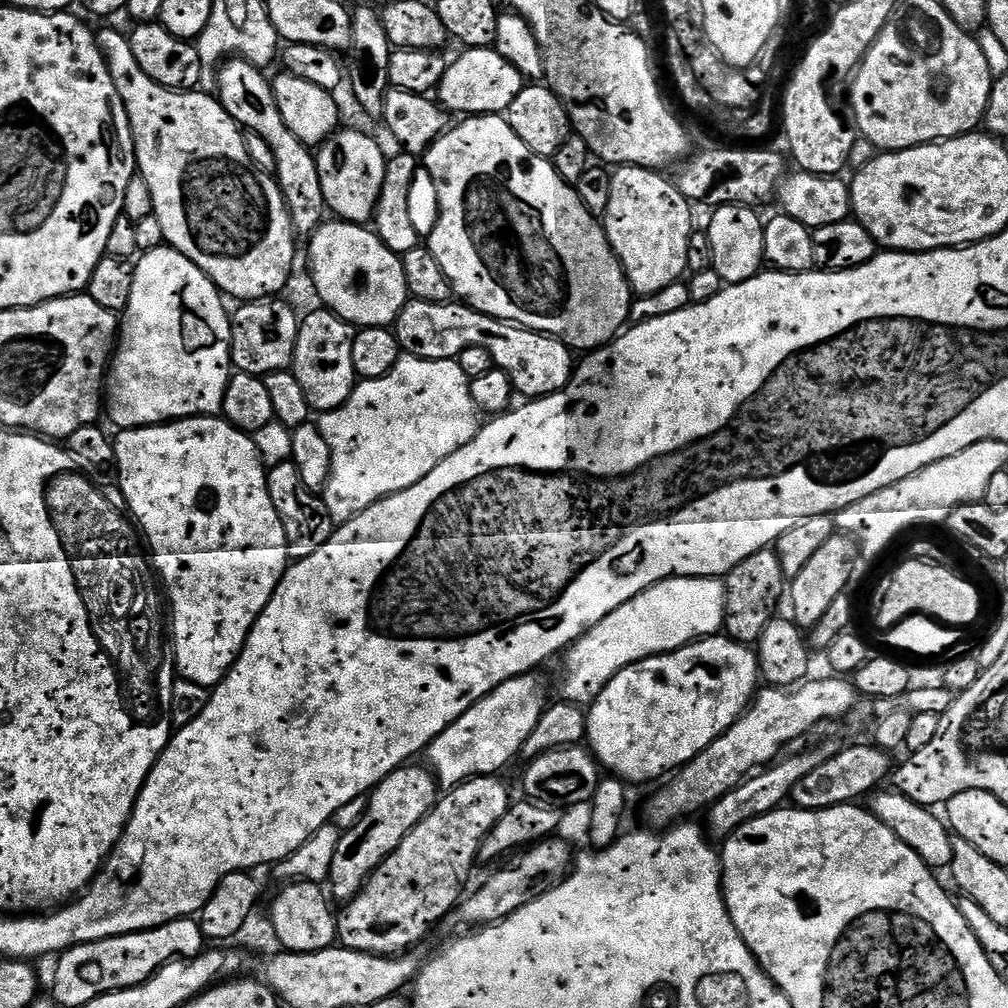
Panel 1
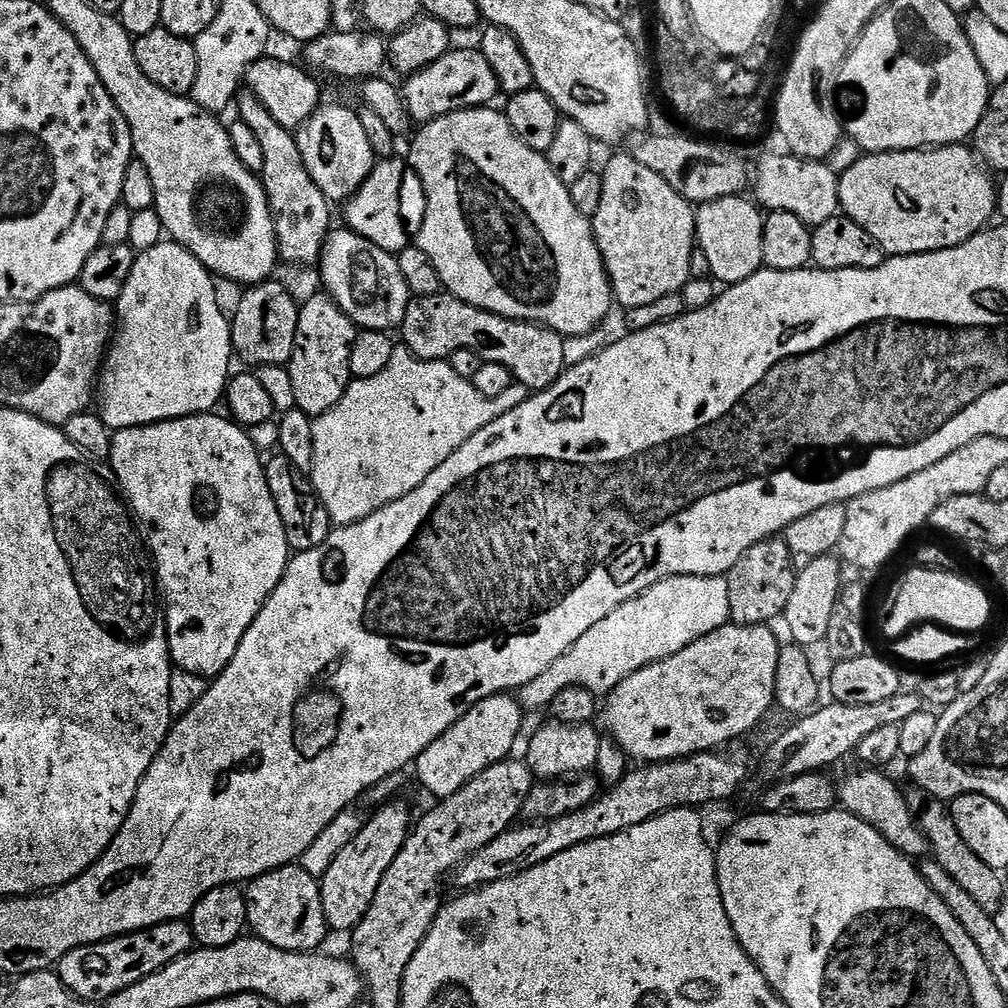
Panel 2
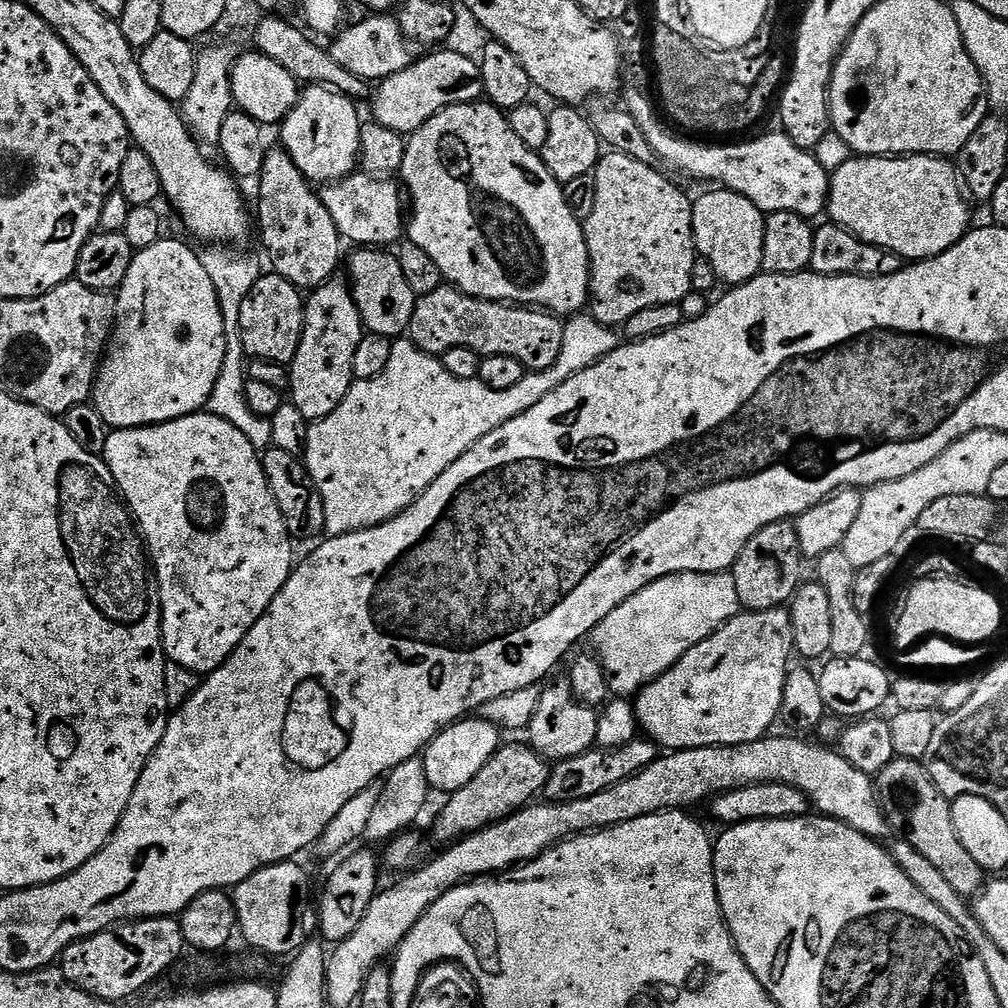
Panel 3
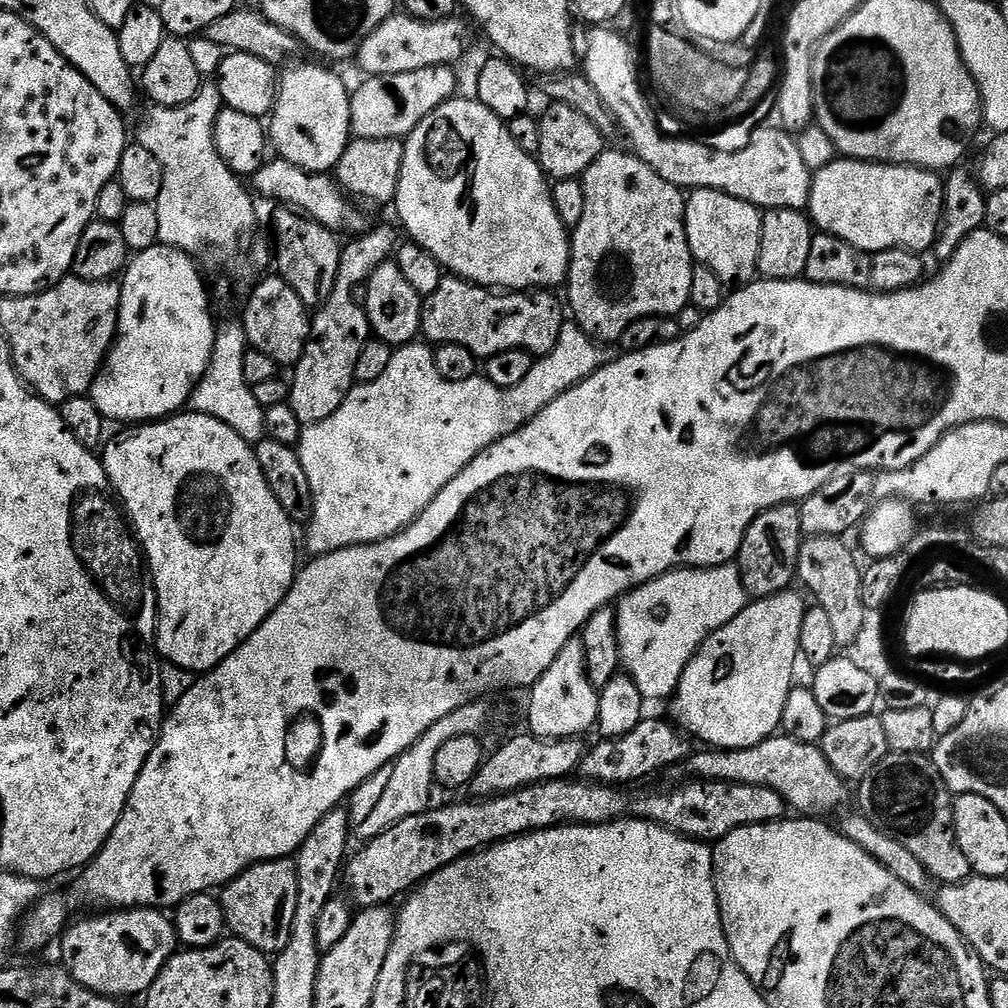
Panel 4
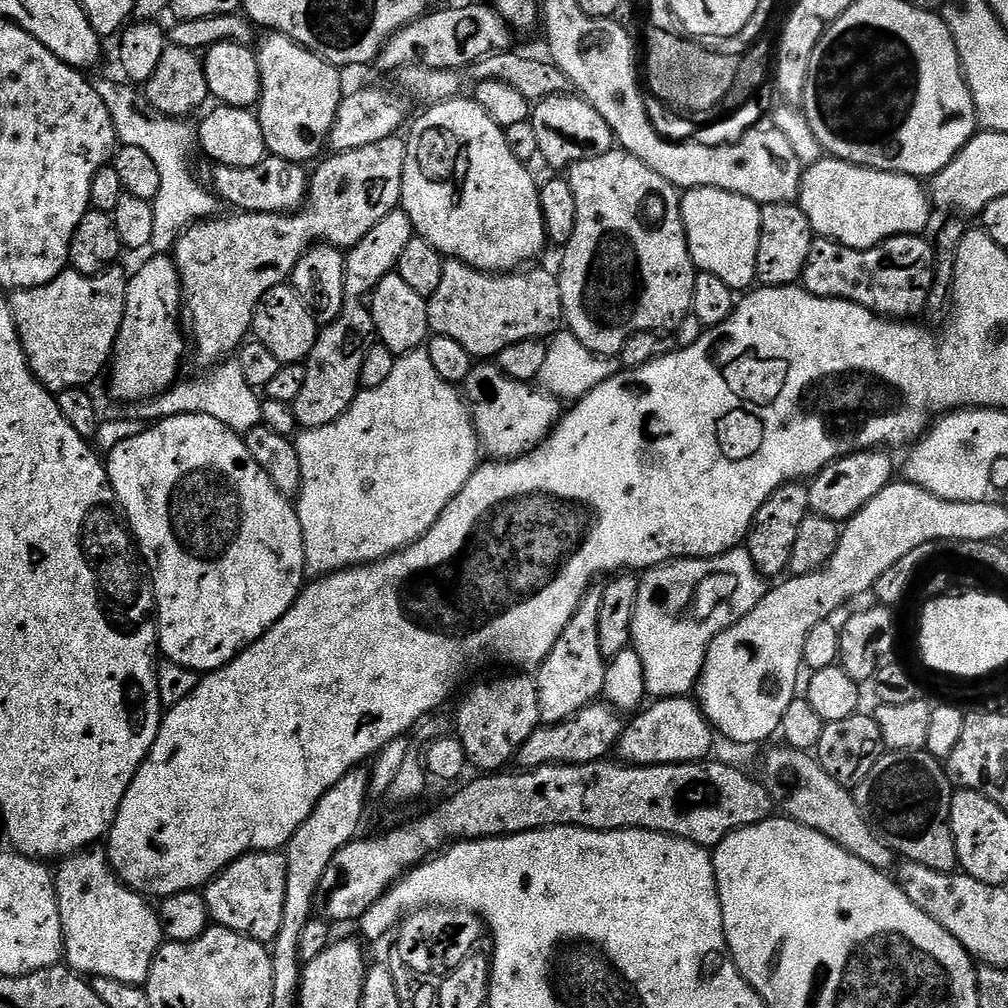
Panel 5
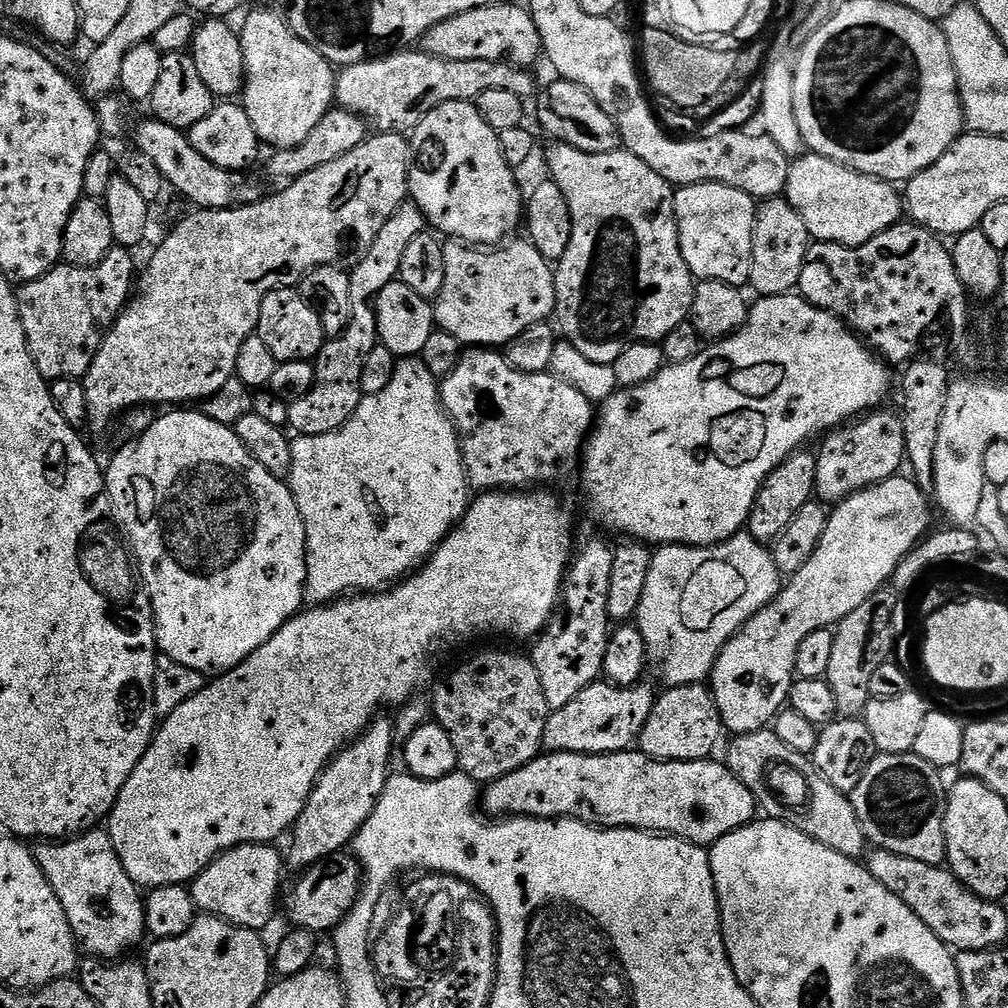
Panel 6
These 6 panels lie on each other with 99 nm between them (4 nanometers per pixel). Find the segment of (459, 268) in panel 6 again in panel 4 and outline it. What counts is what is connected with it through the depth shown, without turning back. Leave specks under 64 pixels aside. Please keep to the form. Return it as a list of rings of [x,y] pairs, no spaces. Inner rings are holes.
[[[451,274],[445,275],[442,286],[423,301],[420,309],[420,330],[429,345],[466,346],[478,358],[502,354],[502,350],[522,350],[542,357],[554,350],[565,322],[561,297],[559,300],[551,291],[536,290],[529,294],[508,290],[501,294]]]

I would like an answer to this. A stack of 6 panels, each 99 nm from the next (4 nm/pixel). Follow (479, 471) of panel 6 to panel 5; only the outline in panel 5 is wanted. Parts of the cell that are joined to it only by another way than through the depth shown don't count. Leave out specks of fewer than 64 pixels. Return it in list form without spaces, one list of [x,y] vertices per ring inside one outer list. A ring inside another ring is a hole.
[[[480,362],[473,367],[472,372],[462,385],[463,395],[472,414],[472,421],[476,427],[476,436],[480,440],[480,447],[485,453],[488,452],[493,461],[516,460],[532,452],[543,440],[547,440],[552,429],[556,427],[562,415],[561,401],[557,400],[551,392],[537,390],[532,384],[523,384],[517,380],[504,376],[502,370],[495,363]]]

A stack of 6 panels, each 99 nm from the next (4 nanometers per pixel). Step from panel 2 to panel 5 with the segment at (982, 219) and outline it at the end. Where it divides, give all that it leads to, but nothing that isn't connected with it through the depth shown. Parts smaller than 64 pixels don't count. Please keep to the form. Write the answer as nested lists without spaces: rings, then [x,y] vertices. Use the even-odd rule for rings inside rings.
[[[821,158],[817,164],[809,164],[800,177],[800,209],[810,218],[810,226],[817,237],[836,240],[851,248],[873,248],[891,236],[914,236],[923,233],[924,227],[932,220],[934,205],[930,192],[914,176],[903,176],[897,172],[879,172],[873,168],[864,168],[860,164],[851,164],[848,160]]]

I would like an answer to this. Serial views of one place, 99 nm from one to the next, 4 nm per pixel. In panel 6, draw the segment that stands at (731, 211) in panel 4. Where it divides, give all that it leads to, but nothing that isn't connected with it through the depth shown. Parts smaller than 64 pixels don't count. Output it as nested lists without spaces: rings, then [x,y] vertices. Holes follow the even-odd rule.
[[[685,184],[675,189],[678,242],[682,258],[697,281],[713,280],[723,284],[744,286],[750,278],[750,262],[754,250],[754,226],[757,201],[750,194],[725,184]]]

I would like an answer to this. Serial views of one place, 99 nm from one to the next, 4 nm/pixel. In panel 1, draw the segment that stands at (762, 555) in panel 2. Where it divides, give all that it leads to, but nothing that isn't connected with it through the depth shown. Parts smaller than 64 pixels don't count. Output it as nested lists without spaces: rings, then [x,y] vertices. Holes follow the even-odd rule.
[[[759,548],[750,558],[742,558],[734,570],[730,570],[722,580],[724,586],[724,626],[723,631],[732,640],[749,646],[760,639],[762,630],[777,615],[776,607],[786,596],[786,581],[782,574],[782,562],[771,548]]]

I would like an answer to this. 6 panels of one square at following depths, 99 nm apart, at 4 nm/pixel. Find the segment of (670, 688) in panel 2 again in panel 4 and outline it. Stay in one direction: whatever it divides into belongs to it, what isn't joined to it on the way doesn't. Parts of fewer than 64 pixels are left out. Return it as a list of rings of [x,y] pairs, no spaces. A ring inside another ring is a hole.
[[[796,590],[779,592],[770,598],[752,600],[726,626],[714,630],[690,658],[676,692],[670,697],[672,716],[677,728],[689,737],[697,736],[708,748],[749,748],[769,736],[777,735],[782,722],[782,706],[794,687],[792,671],[800,656],[800,635],[806,603]]]

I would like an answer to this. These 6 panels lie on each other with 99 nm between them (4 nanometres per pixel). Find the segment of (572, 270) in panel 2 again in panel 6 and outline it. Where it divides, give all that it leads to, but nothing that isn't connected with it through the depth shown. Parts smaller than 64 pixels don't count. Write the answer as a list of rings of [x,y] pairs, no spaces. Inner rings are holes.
[[[466,100],[446,102],[430,110],[430,114],[426,114],[426,118],[422,118],[422,122],[411,133],[410,143],[414,163],[408,175],[408,195],[411,203],[420,207],[425,221],[437,233],[469,246],[496,246],[507,241],[519,224],[521,227],[526,216],[525,193],[520,193],[517,173],[506,162],[506,158],[502,158],[499,135],[488,125],[486,118],[482,118],[475,103]]]

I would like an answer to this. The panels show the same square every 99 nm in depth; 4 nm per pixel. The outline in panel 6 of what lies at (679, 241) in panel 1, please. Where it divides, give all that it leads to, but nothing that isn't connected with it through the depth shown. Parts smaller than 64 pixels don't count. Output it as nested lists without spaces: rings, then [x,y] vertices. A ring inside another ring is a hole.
[[[552,142],[549,145],[547,175],[556,183],[558,190],[562,190],[562,194],[566,194],[566,206],[570,206],[570,218],[572,219],[570,246],[566,246],[566,254],[562,254],[562,258],[554,268],[556,274],[556,311],[554,316],[557,321],[560,319],[558,328],[563,339],[578,346],[578,350],[582,350],[582,354],[586,354],[586,358],[590,358],[590,362],[612,365],[618,358],[618,354],[622,354],[622,350],[626,350],[632,344],[663,342],[666,334],[670,334],[670,330],[674,330],[674,326],[685,323],[692,311],[692,296],[696,292],[696,284],[692,271],[686,266],[686,258],[682,258],[682,250],[678,242],[676,194],[673,185],[668,184],[666,178],[662,178],[662,174],[654,174],[654,170],[650,170],[650,166],[646,166],[646,162],[642,162],[641,158],[625,150],[607,152],[606,154],[586,154],[586,150],[578,150],[569,144]]]

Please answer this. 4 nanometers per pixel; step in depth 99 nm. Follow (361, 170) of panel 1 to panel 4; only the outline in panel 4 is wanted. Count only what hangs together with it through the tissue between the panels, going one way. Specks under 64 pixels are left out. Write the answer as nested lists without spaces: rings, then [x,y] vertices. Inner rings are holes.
[[[300,64],[297,68],[285,67],[278,80],[276,107],[270,113],[270,144],[278,151],[279,159],[294,162],[294,166],[305,168],[307,172],[328,174],[335,169],[336,163],[348,149],[349,140],[353,139],[350,122],[352,97],[350,88],[336,72],[323,68],[320,64]]]

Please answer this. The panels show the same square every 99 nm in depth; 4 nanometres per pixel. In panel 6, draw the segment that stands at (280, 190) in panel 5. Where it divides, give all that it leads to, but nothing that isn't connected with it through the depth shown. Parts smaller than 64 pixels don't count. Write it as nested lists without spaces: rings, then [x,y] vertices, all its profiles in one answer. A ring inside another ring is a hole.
[[[147,118],[136,128],[135,147],[146,158],[151,158],[162,170],[162,178],[169,189],[180,196],[185,196],[197,209],[202,208],[240,208],[244,204],[253,204],[264,199],[266,189],[252,177],[252,174],[222,170],[214,166],[203,154],[198,154],[181,129],[166,126],[166,122]]]

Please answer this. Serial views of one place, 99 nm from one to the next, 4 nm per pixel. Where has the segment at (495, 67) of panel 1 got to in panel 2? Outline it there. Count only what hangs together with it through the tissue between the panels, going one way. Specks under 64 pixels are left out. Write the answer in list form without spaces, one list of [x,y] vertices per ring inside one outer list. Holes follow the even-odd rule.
[[[457,47],[451,52],[447,52],[438,62],[426,66],[418,74],[407,77],[402,84],[402,95],[404,105],[408,108],[408,115],[416,122],[427,122],[437,120],[440,116],[448,116],[452,112],[465,112],[468,108],[482,108],[493,103],[492,99],[500,92],[500,83],[490,68],[490,62],[475,47]]]

